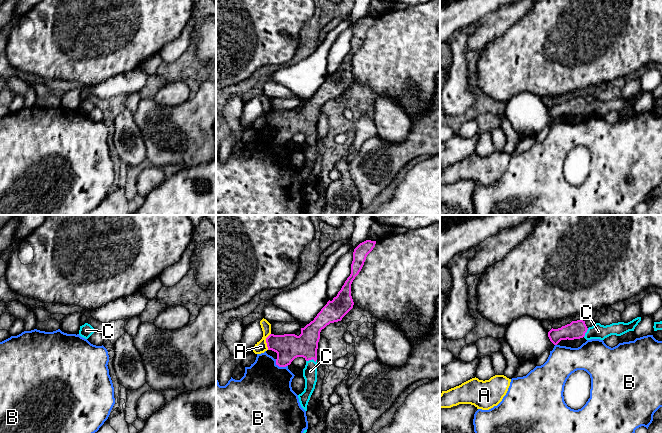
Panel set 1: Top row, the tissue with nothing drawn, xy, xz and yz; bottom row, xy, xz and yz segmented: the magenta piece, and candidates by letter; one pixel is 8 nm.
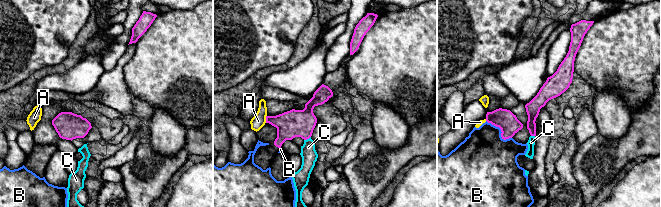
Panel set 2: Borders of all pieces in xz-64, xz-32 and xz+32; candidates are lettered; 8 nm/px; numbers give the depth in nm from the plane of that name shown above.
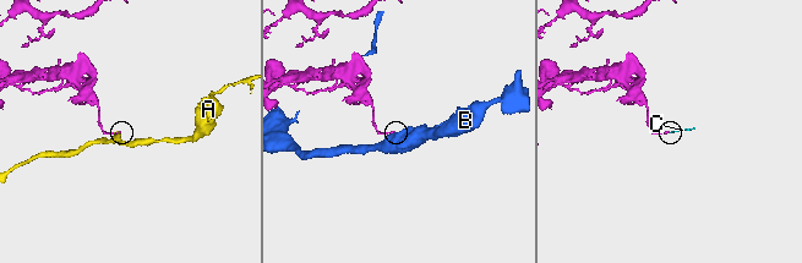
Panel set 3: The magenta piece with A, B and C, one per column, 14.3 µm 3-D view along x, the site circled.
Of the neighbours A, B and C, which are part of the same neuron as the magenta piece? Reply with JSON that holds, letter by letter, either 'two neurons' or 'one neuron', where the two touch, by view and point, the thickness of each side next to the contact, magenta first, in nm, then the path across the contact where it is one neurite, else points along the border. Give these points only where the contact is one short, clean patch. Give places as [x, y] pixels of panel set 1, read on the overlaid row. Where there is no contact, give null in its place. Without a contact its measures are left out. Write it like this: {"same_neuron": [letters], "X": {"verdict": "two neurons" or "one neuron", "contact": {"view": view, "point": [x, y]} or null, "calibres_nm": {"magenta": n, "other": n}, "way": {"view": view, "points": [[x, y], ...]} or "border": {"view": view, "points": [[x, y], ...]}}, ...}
{"same_neuron": ["C"], "A": {"verdict": "two neurons", "contact": {"view": "xz", "point": [266, 341]}, "calibres_nm": {"magenta": 200, "other": 90}, "border": {"view": "xz", "points": [[270, 333], [266, 338], [267, 349]]}}, "B": {"verdict": "two neurons", "contact": {"view": "xz", "point": [280, 366]}, "calibres_nm": {"magenta": 200, "other": 440}, "border": {"view": "xz", "points": [[275, 359], [279, 366], [287, 366]]}}, "C": {"verdict": "one neuron", "contact": {"view": "xz", "point": [311, 359]}, "calibres_nm": {"magenta": 200, "other": 110}, "way": {"view": "xz", "points": [[288, 347], [299, 347], [311, 359], [310, 371]]}}}

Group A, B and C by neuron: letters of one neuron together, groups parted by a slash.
A / B / C

